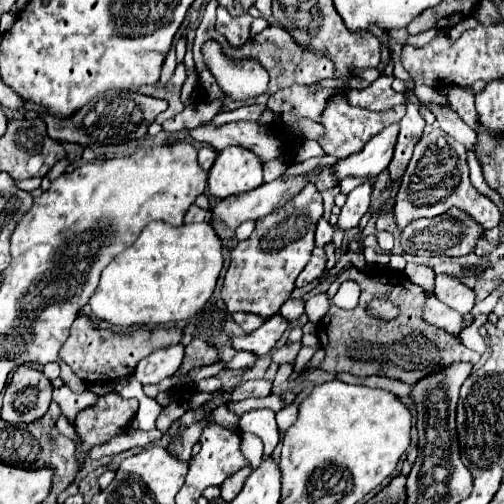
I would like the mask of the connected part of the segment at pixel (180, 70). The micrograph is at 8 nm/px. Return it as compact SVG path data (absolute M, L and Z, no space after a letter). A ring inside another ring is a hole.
M178 64L172 80L170 80L164 88L160 88L160 84L156 84L156 86L146 86L146 88L140 90L140 92L142 92L142 94L148 94L148 96L156 96L156 98L168 100L168 102L170 102L168 110L174 110L174 116L176 116L176 110L182 112L182 110L186 108L186 106L180 102L180 88L182 88L182 82L184 82L184 80L186 80L186 68L184 68L184 64Z

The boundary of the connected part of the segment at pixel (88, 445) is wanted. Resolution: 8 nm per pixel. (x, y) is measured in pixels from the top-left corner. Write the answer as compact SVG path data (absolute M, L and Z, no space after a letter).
M116 392L104 394L94 406L82 410L74 418L74 430L82 452L106 444L110 438L128 430L138 410L136 398L122 398Z

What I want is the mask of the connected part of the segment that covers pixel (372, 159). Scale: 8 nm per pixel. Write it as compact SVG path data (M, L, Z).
M390 124L384 128L384 132L376 134L374 138L368 140L368 144L356 152L350 154L348 158L336 160L332 164L332 174L342 180L346 176L358 176L358 178L368 178L368 176L378 176L384 168L388 168L394 152L398 136L398 124Z

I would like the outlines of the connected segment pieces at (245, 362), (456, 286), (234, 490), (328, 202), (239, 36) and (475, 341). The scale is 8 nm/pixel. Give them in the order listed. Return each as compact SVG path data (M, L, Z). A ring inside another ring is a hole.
M238 352L226 366L228 368L234 368L234 370L250 370L254 364L256 364L256 354L252 352Z
M438 274L436 276L434 294L438 300L442 300L450 308L458 310L460 314L470 312L474 308L474 302L476 302L476 292L450 274Z
M250 464L248 466L244 466L244 468L240 468L236 474L232 474L220 488L222 488L222 498L226 500L226 502L232 502L232 498L236 498L236 494L240 492L240 488L242 488L242 484L244 484L244 478L250 474Z
M339 185L321 192L321 195L322 195L323 201L324 201L324 214L323 214L324 218L330 217L331 210L332 210L333 206L335 205L334 204L335 196L340 193L340 187L338 187L338 186Z
M218 6L218 18L216 18L216 30L226 36L234 46L244 44L250 38L250 24L252 24L250 14L240 14L232 16L224 6Z
M479 314L474 318L474 322L460 334L462 343L479 354L483 354L487 350L487 345L479 333L479 328L486 322L487 315Z

